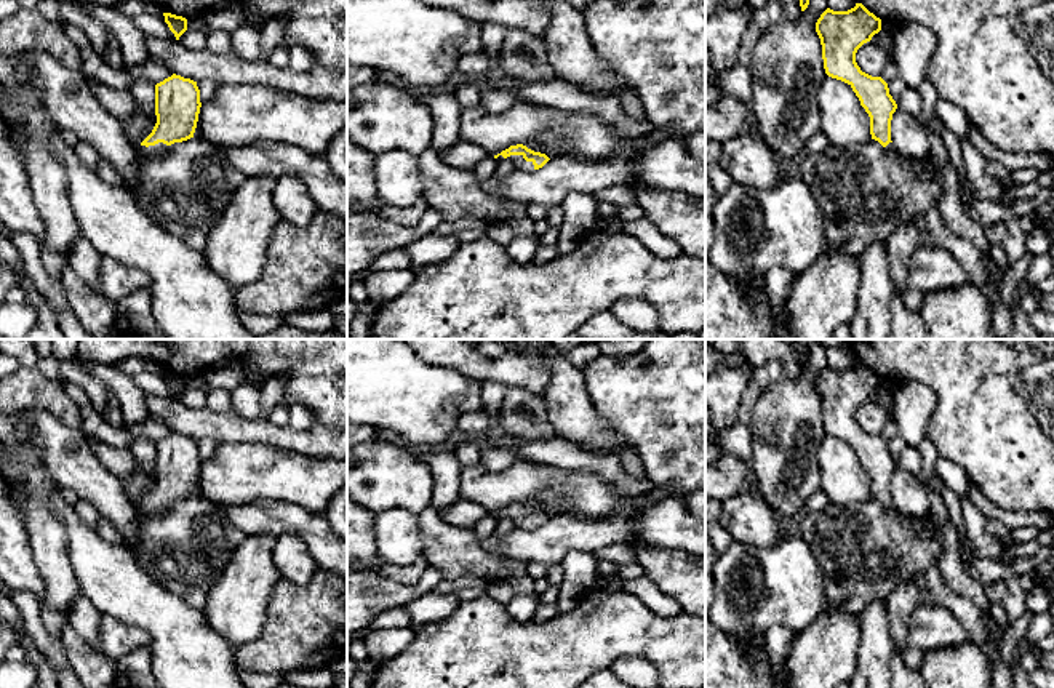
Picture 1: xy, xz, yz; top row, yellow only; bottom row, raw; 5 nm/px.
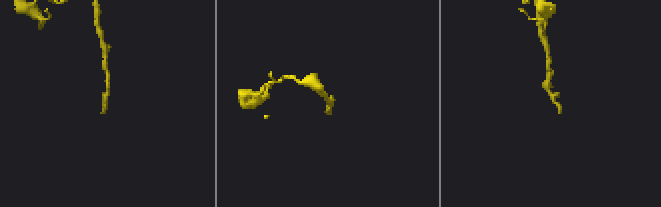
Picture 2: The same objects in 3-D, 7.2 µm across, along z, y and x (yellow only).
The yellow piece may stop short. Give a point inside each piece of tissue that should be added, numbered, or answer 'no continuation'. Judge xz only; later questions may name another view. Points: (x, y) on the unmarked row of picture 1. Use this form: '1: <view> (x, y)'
1: xz (519, 520)

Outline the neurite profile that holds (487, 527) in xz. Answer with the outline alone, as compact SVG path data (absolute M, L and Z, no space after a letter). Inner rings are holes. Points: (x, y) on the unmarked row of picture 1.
M488 514L486 517L483 517L477 526L473 528L473 533L477 536L478 541L486 539L488 536L494 534L497 528L497 517Z

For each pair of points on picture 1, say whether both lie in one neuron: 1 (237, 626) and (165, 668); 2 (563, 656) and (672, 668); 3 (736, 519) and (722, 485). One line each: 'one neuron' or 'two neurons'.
1: two neurons
2: one neuron
3: two neurons

